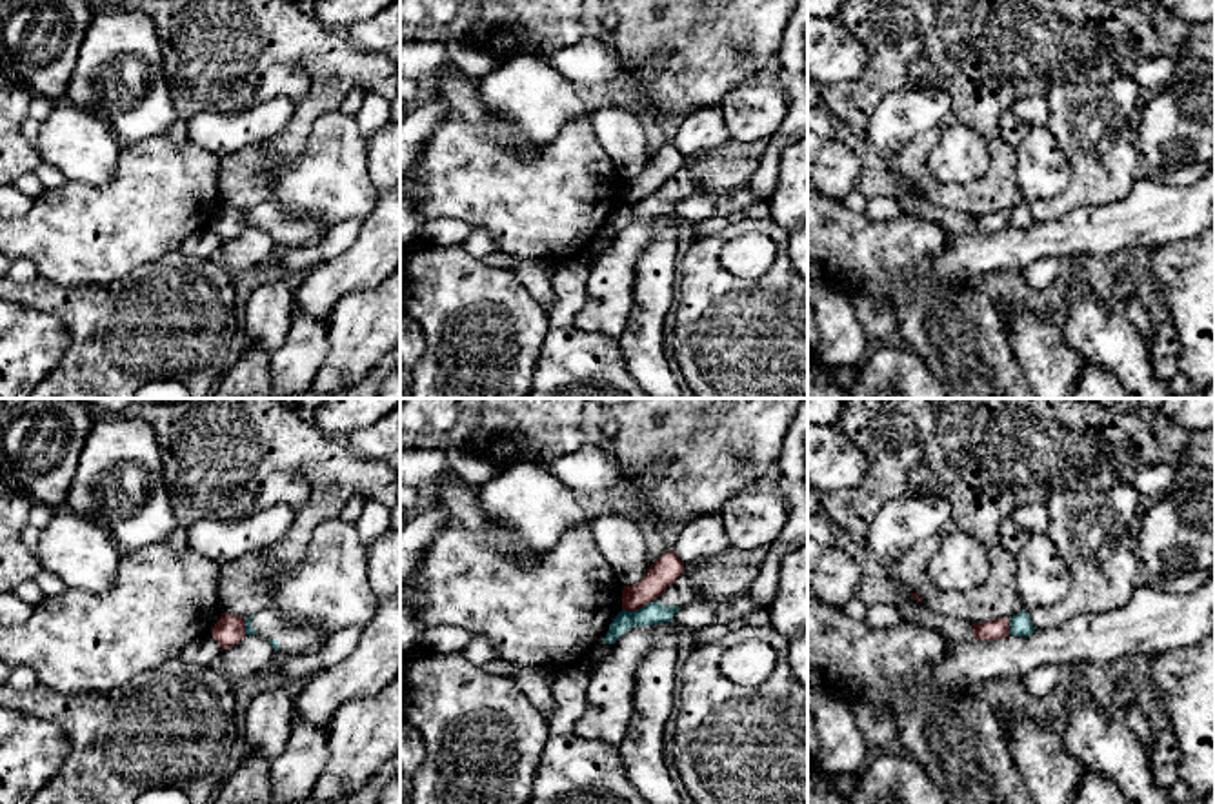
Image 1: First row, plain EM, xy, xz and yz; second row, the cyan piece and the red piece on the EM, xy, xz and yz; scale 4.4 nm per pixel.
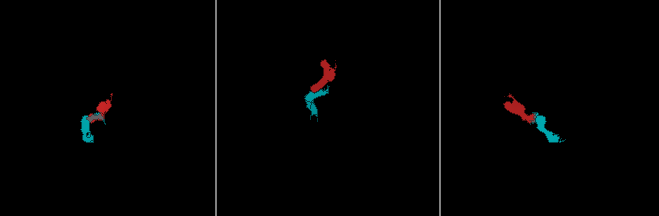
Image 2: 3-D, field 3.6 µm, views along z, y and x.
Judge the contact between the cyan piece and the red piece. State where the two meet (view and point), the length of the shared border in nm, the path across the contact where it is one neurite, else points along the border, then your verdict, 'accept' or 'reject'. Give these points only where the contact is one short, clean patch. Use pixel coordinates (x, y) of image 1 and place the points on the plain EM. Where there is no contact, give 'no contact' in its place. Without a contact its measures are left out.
xz (641, 200) | 170 nm | along xz (657, 190), (635, 202), (622, 202) | reject

